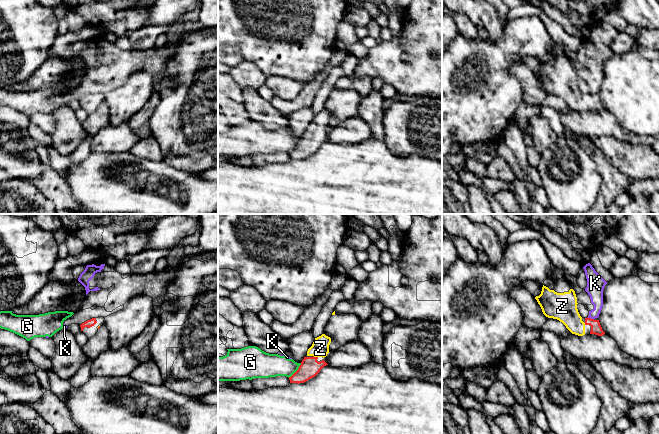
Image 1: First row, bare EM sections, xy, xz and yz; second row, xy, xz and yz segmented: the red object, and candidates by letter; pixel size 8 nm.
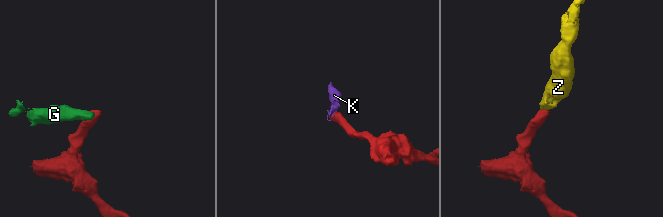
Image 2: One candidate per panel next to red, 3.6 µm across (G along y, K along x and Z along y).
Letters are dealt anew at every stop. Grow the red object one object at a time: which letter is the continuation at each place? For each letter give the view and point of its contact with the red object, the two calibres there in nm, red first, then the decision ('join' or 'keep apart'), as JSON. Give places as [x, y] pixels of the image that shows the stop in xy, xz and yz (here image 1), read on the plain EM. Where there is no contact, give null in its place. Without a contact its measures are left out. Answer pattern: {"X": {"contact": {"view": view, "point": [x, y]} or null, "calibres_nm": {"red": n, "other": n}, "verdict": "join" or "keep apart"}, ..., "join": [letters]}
{"G": {"contact": {"view": "xz", "point": [296, 147]}, "calibres_nm": {"red": 160, "other": 200}, "verdict": "keep apart"}, "K": {"contact": {"view": "yz", "point": [590, 94]}, "calibres_nm": {"red": 90, "other": 130}, "verdict": "keep apart"}, "Z": {"contact": {"view": "xz", "point": [315, 133]}, "calibres_nm": {"red": 160, "other": 140}, "verdict": "join"}, "join": ["Z"]}

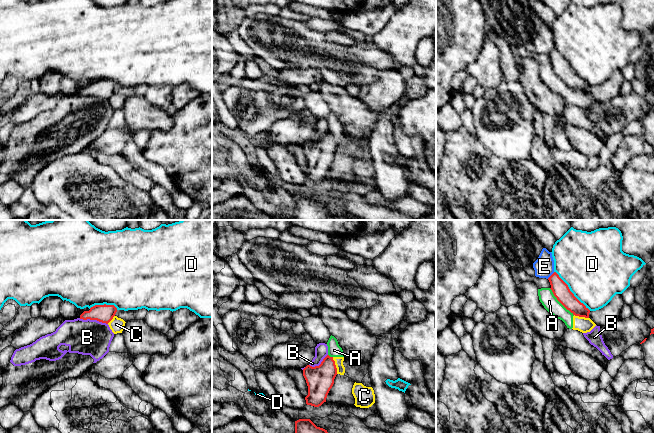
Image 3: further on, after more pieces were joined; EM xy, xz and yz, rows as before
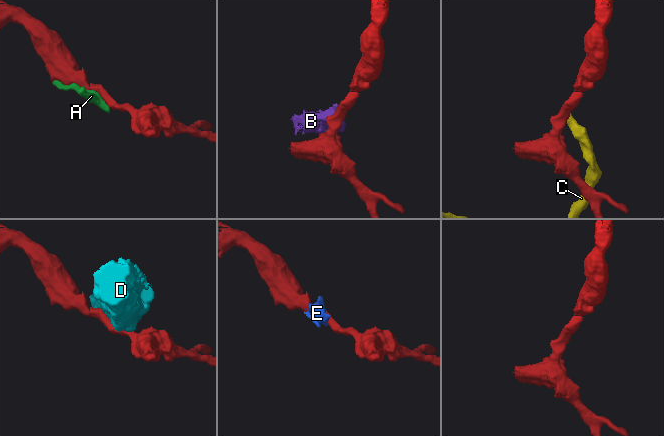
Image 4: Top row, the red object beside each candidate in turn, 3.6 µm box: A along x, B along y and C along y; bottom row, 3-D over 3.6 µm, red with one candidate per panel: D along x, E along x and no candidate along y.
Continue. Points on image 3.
{"A": {"contact": {"view": "yz", "point": [560, 78]}, "calibres_nm": {"red": 140, "other": 120}, "verdict": "keep apart"}, "B": {"contact": {"view": "xy", "point": [93, 95]}, "calibres_nm": {"red": 140, "other": 280}, "verdict": "keep apart"}, "C": {"contact": {"view": "xz", "point": [335, 141]}, "calibres_nm": {"red": 220, "other": 70}, "verdict": "keep apart"}, "D": {"contact": {"view": "yz", "point": [570, 67]}, "calibres_nm": {"red": 140, "other": 480}, "verdict": "keep apart"}, "E": {"contact": {"view": "yz", "point": [551, 51]}, "calibres_nm": {"red": 140, "other": 160}, "verdict": "keep apart"}, "join": []}

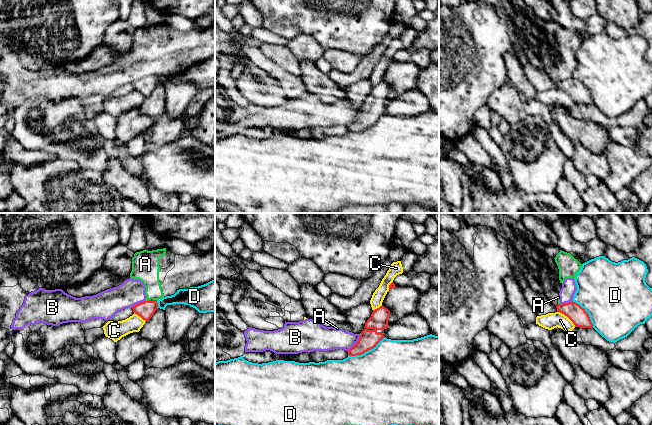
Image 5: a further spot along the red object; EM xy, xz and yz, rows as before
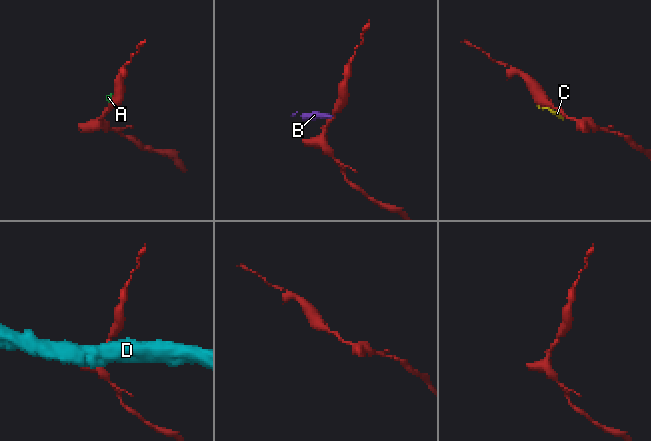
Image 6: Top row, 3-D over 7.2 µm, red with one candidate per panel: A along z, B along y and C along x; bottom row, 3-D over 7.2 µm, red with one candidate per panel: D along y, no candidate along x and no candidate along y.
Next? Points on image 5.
{"A": {"contact": {"view": "xy", "point": [147, 77]}, "calibres_nm": {"red": 140, "other": 190}, "verdict": "keep apart"}, "B": {"contact": {"view": "xz", "point": [356, 119]}, "calibres_nm": {"red": 150, "other": 190}, "verdict": "keep apart"}, "C": {"contact": {"view": "yz", "point": [567, 92]}, "calibres_nm": {"red": 140, "other": 130}, "verdict": "keep apart"}, "D": {"contact": {"view": "xz", "point": [366, 127]}, "calibres_nm": {"red": 150, "other": 500}, "verdict": "keep apart"}, "join": []}

